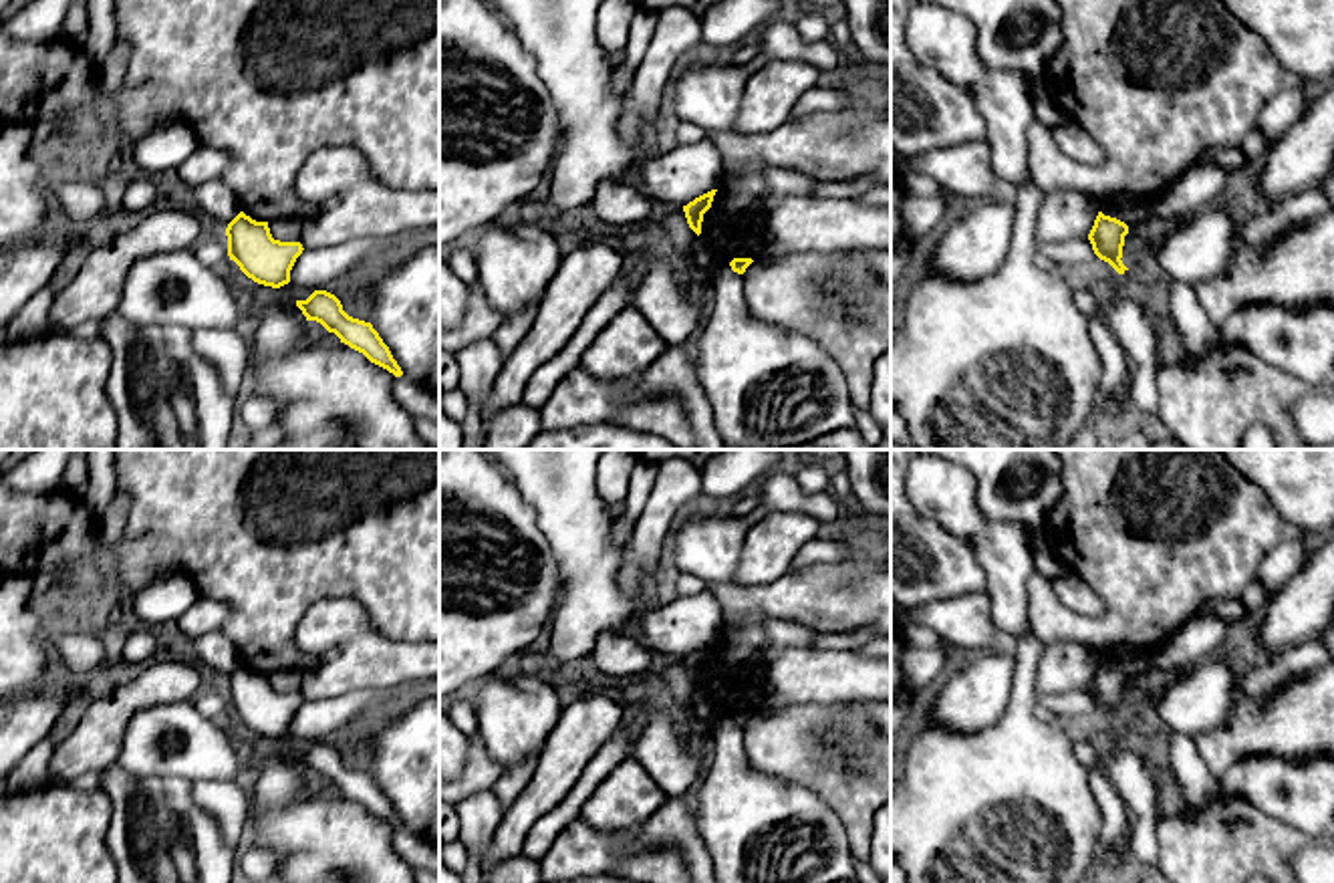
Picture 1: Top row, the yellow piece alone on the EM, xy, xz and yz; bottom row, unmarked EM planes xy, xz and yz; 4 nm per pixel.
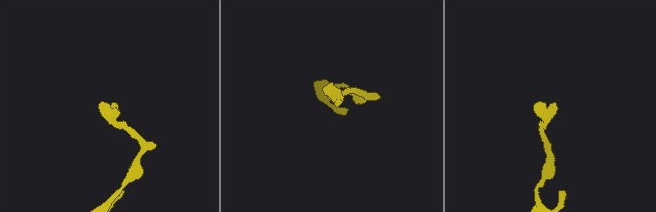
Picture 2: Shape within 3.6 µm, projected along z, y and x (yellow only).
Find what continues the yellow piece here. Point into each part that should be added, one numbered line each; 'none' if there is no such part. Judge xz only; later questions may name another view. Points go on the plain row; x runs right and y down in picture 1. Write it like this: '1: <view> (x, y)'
none

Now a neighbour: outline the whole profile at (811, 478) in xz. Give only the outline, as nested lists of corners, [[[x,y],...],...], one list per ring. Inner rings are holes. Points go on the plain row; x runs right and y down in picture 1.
[[[816,464],[800,468],[800,472],[794,478],[800,490],[808,496],[816,496],[820,492],[830,490],[830,476]]]

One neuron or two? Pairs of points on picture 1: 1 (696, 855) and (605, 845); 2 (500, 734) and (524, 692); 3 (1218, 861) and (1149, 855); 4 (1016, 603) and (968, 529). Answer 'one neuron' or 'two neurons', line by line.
1: one neuron
2: one neuron
3: two neurons
4: one neuron

